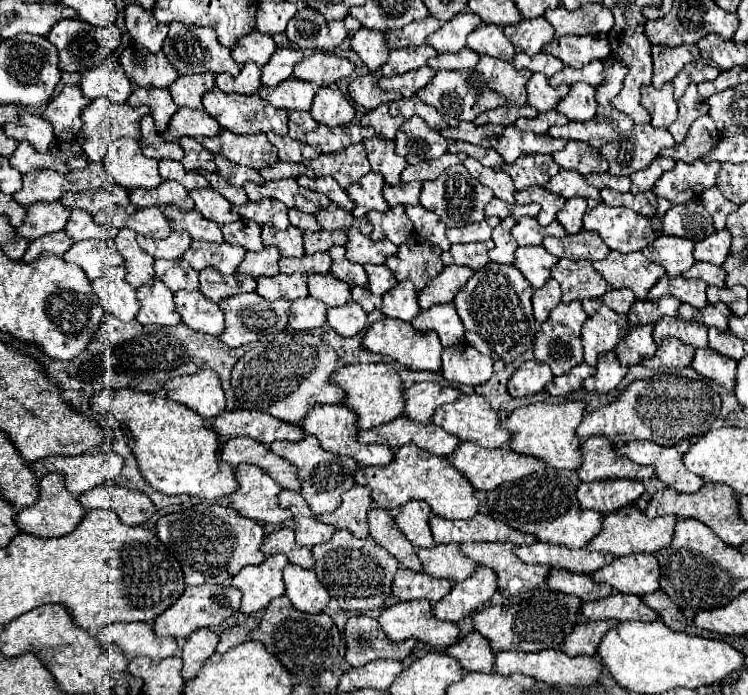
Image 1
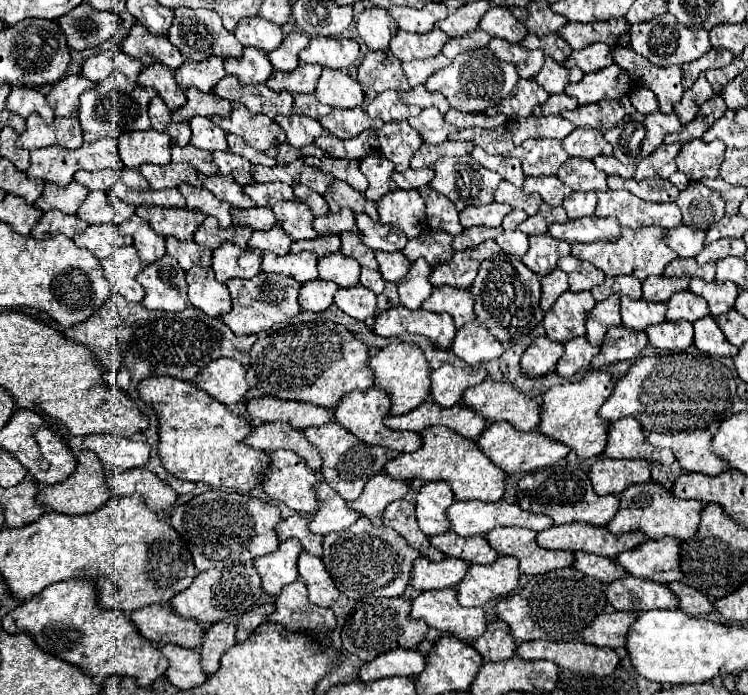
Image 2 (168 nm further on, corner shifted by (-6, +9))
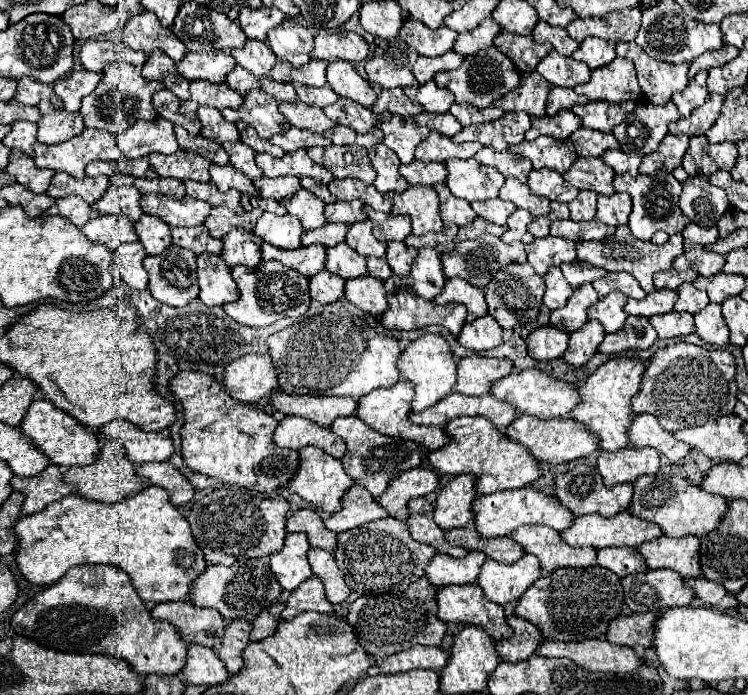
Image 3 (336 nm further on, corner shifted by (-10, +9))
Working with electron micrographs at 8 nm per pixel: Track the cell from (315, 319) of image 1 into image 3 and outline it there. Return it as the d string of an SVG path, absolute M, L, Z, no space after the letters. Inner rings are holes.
M322 270L310 278L310 296L320 304L336 302L338 298L344 296L342 292L344 292L344 280L340 276Z

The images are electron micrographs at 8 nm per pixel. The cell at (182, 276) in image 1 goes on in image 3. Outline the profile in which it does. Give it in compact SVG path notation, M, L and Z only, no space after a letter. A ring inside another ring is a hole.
M190 226L190 228L172 228L172 242L182 246L182 248L190 248L196 254L220 254L222 252L222 240L212 238L206 232L206 226Z

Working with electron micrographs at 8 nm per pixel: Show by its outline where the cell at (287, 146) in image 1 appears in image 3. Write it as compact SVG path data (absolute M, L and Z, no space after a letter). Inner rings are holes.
M296 100L296 102L282 102L280 104L280 112L288 118L288 122L292 126L308 128L308 130L318 132L318 134L322 134L324 130L328 130L328 128L334 126L334 122L326 118L326 114L322 112L322 108L302 104L300 100Z

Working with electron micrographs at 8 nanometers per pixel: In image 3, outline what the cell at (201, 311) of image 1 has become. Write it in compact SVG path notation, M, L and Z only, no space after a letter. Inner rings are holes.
M218 254L198 256L198 284L200 300L206 306L224 306L238 300L238 288L230 276L230 268Z

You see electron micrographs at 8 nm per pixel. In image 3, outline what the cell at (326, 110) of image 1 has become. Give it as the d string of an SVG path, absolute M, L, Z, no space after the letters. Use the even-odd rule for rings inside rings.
M336 60L328 64L328 84L338 96L350 98L366 108L370 108L376 102L376 92L372 84L360 78L356 68L346 60Z

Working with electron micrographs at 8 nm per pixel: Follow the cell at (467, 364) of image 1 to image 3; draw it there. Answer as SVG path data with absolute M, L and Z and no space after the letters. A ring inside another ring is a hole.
M486 314L474 322L466 322L462 332L458 334L458 342L468 350L484 352L500 346L502 328L490 314Z

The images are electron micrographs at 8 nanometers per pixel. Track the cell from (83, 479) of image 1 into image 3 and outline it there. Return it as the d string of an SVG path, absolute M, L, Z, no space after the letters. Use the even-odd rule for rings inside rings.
M114 420L98 432L102 438L120 440L126 446L128 458L134 466L142 462L164 462L174 454L174 442L168 430L146 432L126 420Z

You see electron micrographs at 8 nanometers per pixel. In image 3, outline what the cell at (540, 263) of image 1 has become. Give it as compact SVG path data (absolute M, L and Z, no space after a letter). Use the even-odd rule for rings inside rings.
M554 236L536 238L532 244L526 244L526 254L528 254L528 264L540 276L544 276L552 266L560 266L562 262L576 260L574 242Z

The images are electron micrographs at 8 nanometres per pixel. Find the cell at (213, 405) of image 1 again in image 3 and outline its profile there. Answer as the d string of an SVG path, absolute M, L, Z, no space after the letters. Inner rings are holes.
M250 354L234 360L226 368L222 382L226 384L230 396L250 404L256 404L258 400L274 394L280 388L278 372L268 354Z

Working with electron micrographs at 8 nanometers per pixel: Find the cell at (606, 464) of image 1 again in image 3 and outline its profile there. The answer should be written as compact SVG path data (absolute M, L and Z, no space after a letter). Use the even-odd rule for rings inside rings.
M638 414L634 416L634 422L630 426L630 446L634 448L656 448L664 456L668 456L670 462L682 460L692 448L688 444L682 444L676 440L670 432L662 430L658 420L650 414Z

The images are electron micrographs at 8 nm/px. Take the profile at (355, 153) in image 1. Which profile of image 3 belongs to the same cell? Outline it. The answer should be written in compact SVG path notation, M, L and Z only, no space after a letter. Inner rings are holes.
M334 126L334 128L326 130L324 136L328 136L334 144L340 144L340 146L342 144L356 144L356 138L358 138L358 134L346 126Z

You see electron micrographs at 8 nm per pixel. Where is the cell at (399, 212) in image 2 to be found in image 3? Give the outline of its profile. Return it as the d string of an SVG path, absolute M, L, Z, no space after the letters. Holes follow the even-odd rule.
M410 186L402 194L388 194L392 198L392 214L408 214L412 218L412 234L422 236L428 232L440 232L442 220L438 214L438 194L432 186Z

